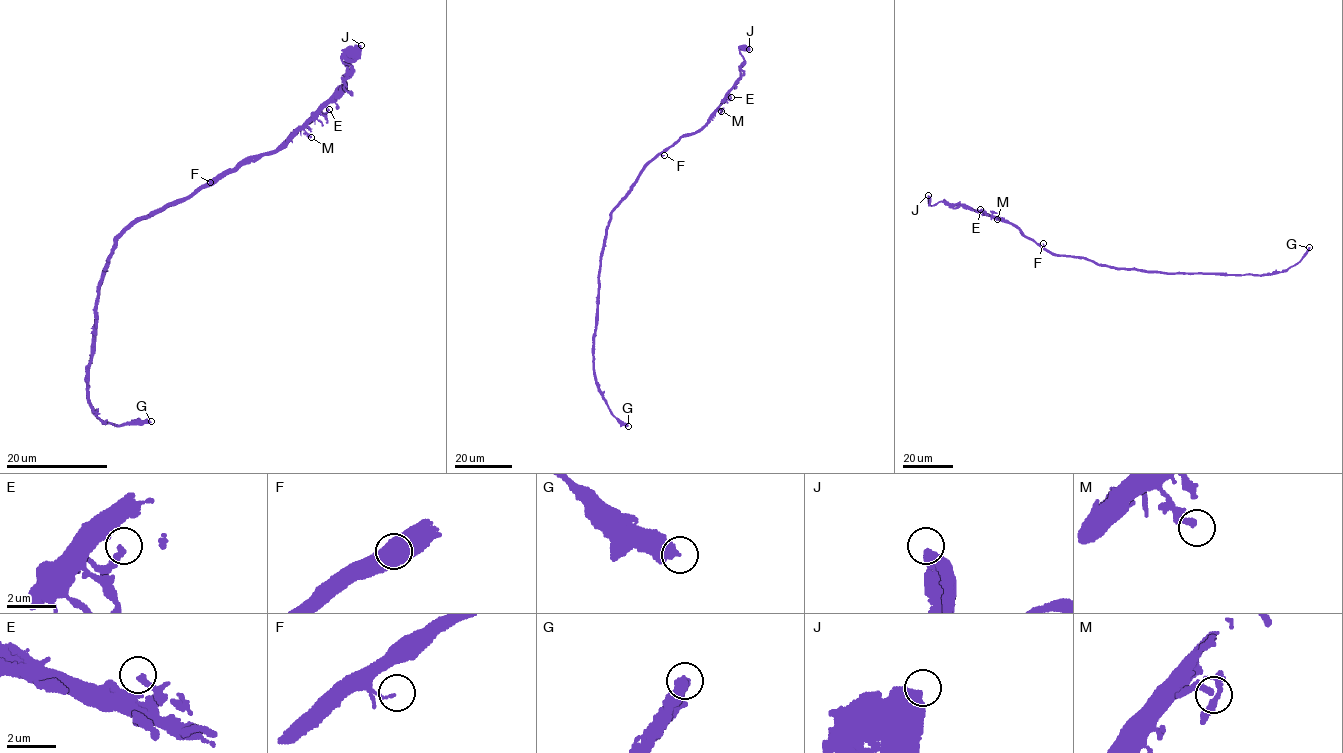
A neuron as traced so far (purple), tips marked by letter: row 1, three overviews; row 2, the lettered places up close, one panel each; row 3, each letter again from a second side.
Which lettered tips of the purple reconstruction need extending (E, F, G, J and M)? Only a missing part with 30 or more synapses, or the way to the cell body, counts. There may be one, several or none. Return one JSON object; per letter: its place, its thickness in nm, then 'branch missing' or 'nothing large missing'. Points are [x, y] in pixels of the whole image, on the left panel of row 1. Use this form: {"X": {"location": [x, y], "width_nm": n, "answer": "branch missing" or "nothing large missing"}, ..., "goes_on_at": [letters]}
{"E": {"location": [329, 109], "width_nm": 240, "answer": "nothing large missing"}, "F": {"location": [210, 182], "width_nm": 70, "answer": "nothing large missing"}, "G": {"location": [151, 421], "width_nm": 500, "answer": "branch missing"}, "J": {"location": [361, 45], "width_nm": 550, "answer": "nothing large missing"}, "M": {"location": [311, 137], "width_nm": 280, "answer": "nothing large missing"}, "goes_on_at": ["G"]}

